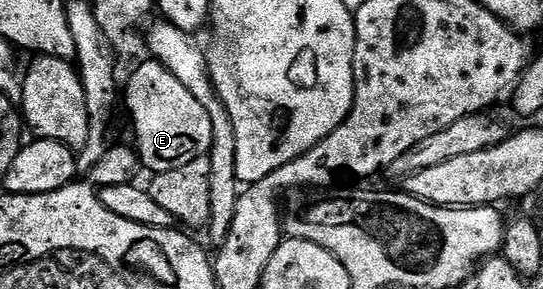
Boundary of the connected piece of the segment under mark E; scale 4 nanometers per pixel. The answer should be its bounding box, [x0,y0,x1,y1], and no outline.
[124,62,212,173]

